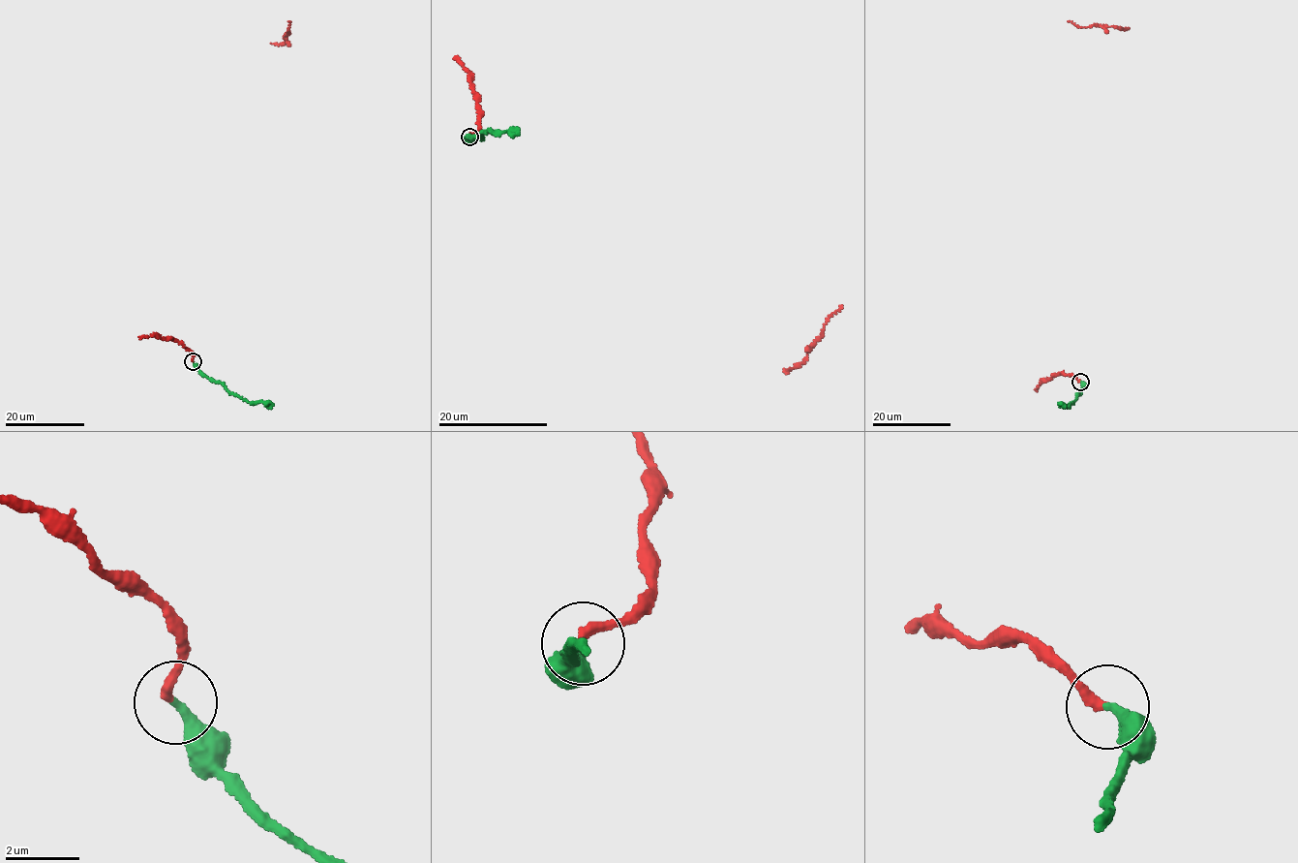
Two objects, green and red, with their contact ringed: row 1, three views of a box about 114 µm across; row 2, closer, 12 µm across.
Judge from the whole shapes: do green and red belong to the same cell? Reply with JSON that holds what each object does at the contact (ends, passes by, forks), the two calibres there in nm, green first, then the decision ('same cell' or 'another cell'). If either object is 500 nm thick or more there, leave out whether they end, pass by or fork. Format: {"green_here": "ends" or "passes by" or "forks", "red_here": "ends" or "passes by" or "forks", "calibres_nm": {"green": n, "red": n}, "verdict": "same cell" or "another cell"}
{"green_here": "ends", "red_here": "ends", "calibres_nm": {"green": 300, "red": 260}, "verdict": "same cell"}

